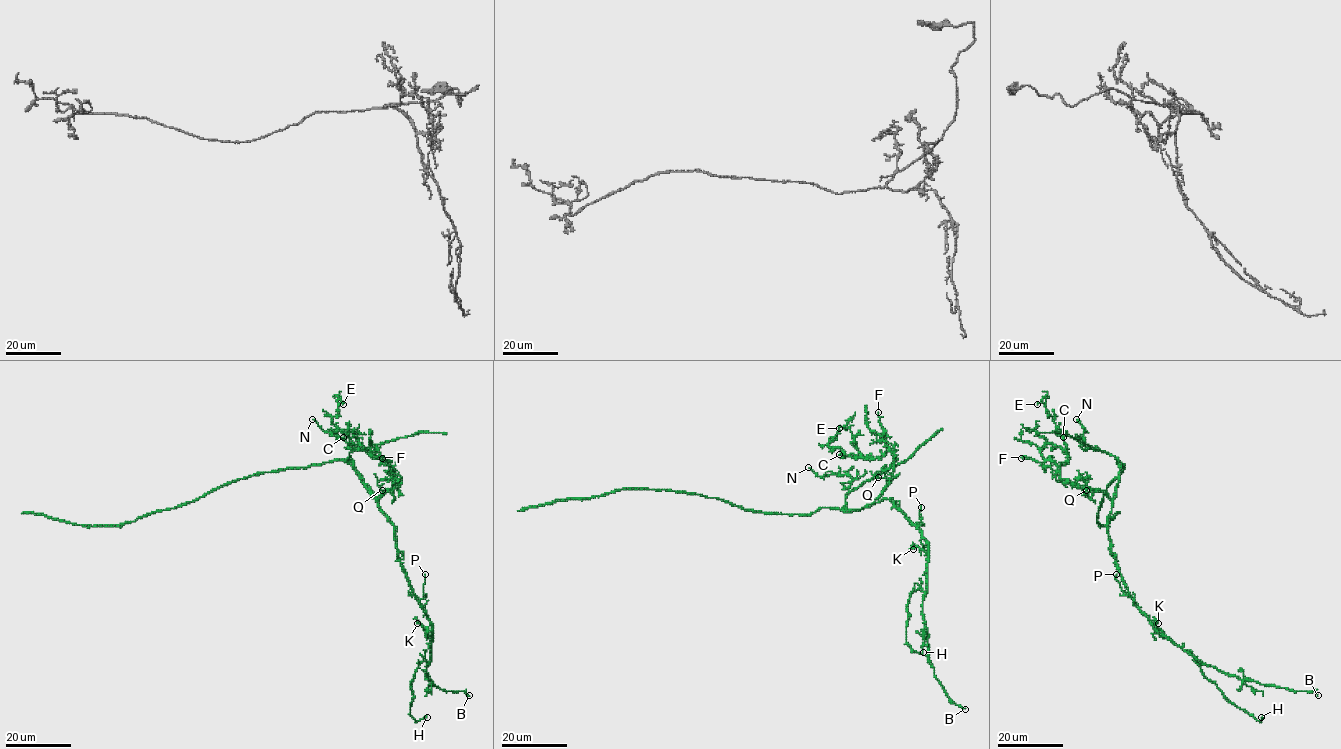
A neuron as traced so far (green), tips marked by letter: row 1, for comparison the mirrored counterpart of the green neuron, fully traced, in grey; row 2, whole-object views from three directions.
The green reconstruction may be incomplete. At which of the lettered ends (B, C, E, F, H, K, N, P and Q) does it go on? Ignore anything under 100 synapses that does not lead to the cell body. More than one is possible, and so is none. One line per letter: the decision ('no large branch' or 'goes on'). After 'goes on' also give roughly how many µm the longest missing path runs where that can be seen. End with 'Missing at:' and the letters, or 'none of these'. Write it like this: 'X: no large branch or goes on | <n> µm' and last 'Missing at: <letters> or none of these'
B: no large branch
C: no large branch
E: no large branch
F: no large branch
H: no large branch
K: no large branch
N: no large branch
P: no large branch
Q: no large branch
Missing at: none of these

